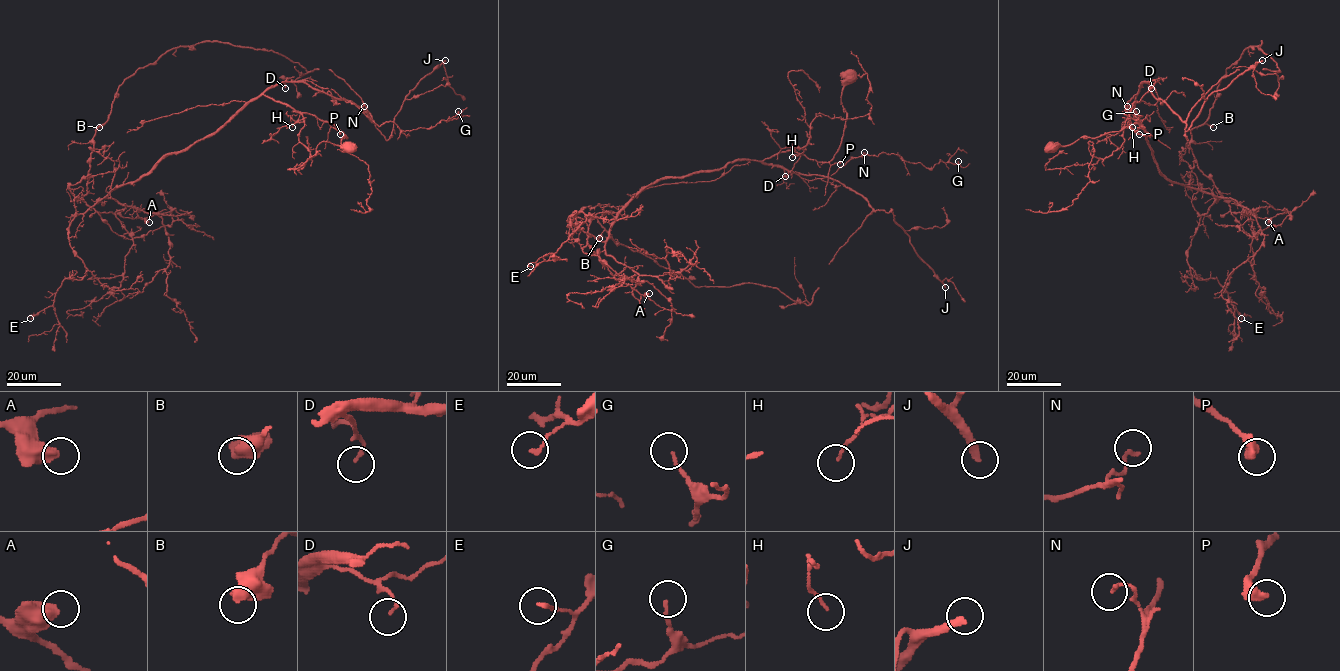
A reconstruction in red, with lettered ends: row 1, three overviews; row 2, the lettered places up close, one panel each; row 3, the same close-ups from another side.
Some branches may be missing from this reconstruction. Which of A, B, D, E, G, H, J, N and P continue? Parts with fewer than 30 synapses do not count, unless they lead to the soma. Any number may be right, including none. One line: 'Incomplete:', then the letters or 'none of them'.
Incomplete: J

